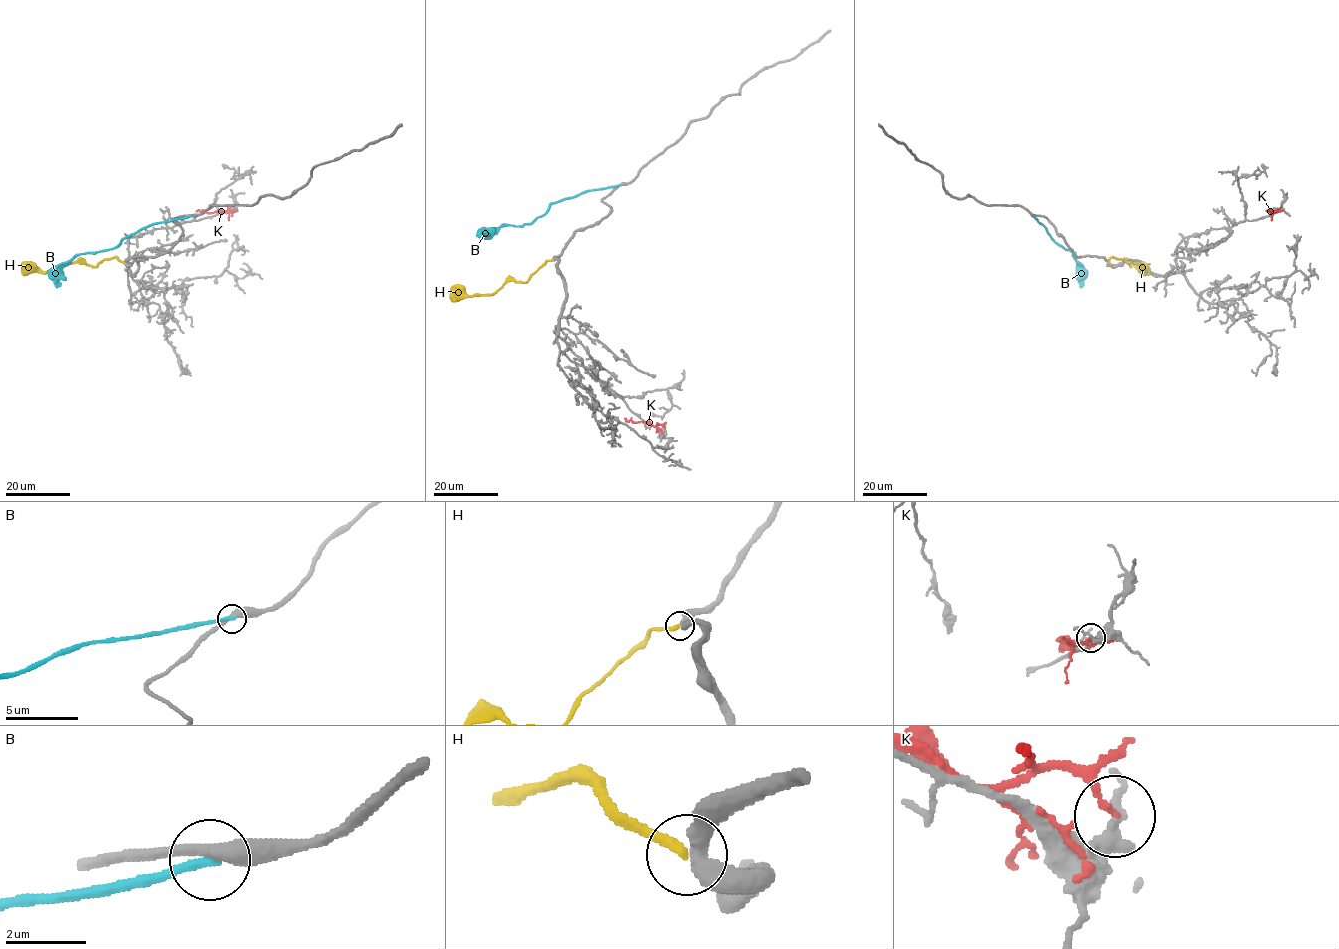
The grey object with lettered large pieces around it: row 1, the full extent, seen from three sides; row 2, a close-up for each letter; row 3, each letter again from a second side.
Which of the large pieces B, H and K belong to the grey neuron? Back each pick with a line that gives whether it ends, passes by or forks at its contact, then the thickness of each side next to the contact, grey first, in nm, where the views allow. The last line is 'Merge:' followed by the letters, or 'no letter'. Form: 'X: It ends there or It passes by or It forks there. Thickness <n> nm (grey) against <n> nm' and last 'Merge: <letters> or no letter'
H: It ends there. Thickness 420 nm (grey) against 280 nm
Merge: H

